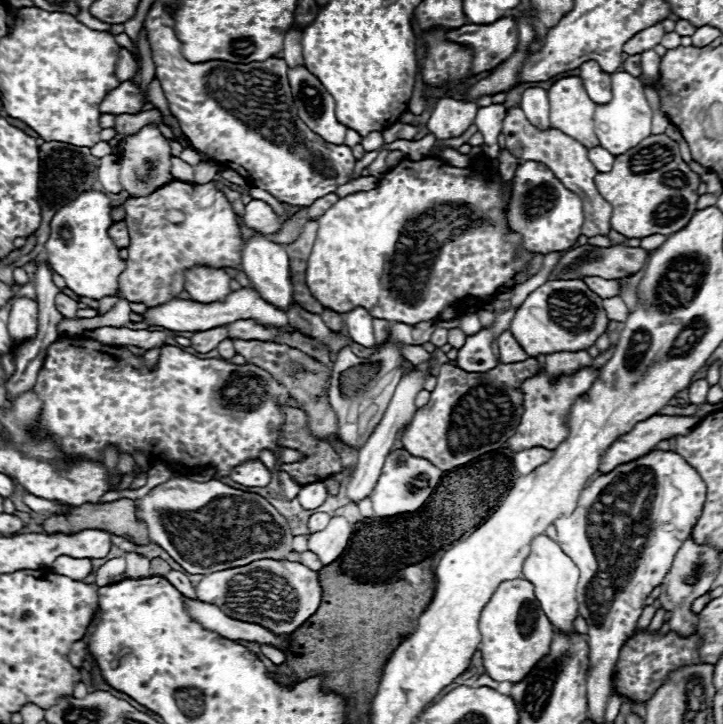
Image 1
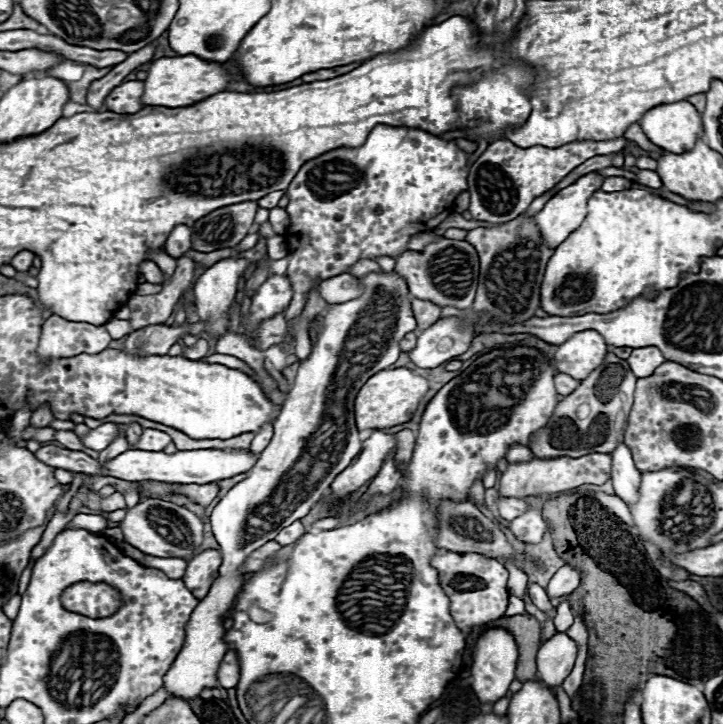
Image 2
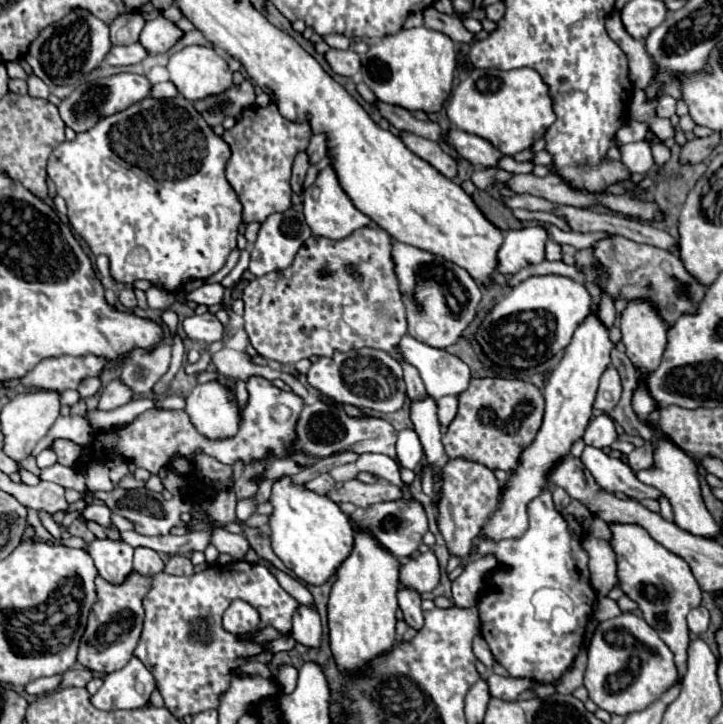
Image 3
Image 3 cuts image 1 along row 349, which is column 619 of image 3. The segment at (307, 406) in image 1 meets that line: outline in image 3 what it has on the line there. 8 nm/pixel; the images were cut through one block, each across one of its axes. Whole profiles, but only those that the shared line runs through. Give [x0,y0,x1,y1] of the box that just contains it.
[590,234,704,324]

